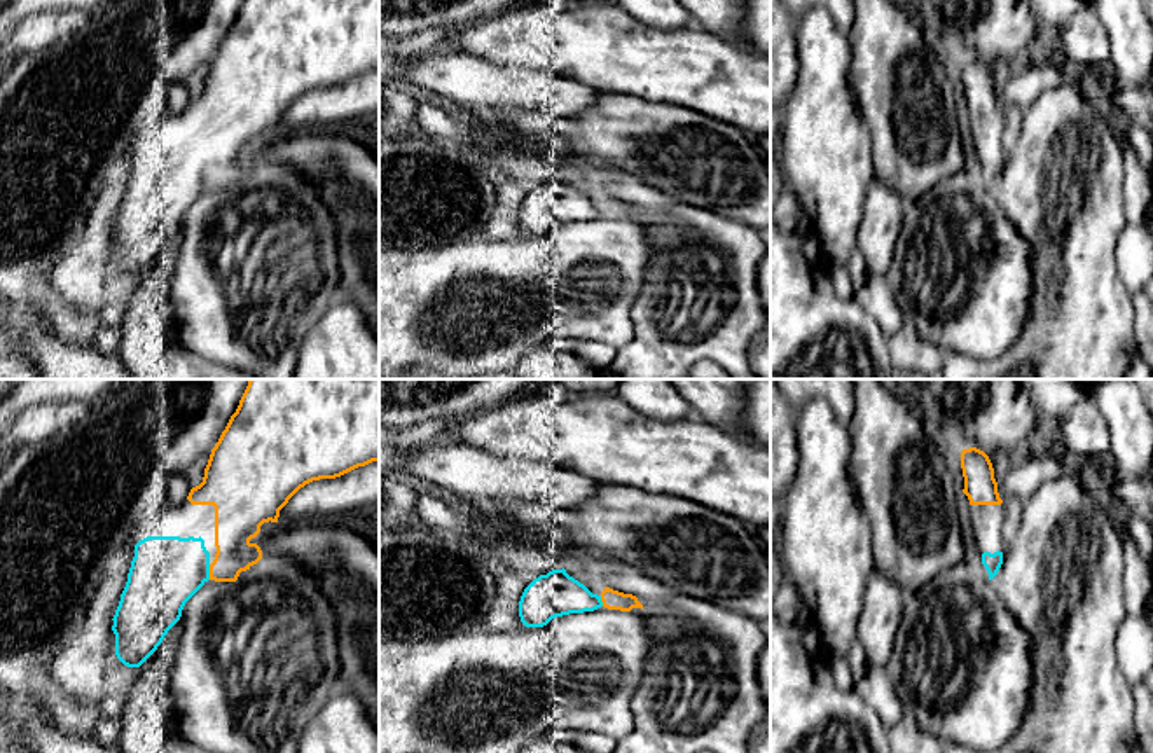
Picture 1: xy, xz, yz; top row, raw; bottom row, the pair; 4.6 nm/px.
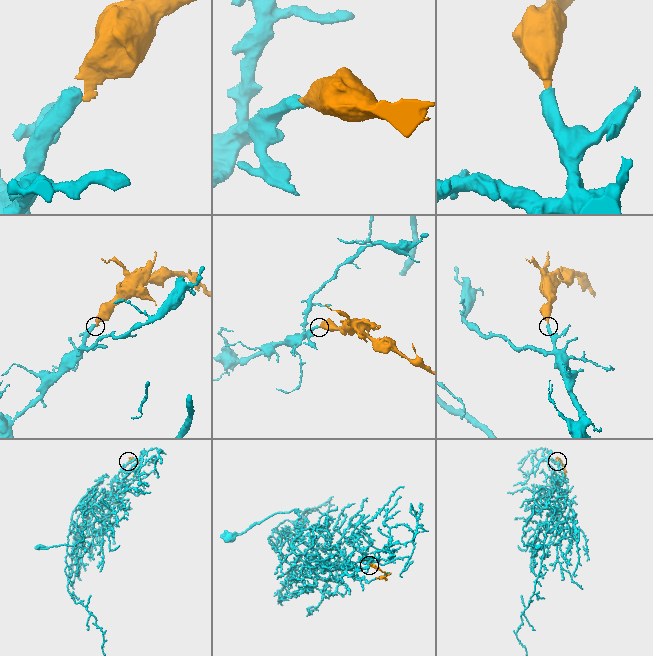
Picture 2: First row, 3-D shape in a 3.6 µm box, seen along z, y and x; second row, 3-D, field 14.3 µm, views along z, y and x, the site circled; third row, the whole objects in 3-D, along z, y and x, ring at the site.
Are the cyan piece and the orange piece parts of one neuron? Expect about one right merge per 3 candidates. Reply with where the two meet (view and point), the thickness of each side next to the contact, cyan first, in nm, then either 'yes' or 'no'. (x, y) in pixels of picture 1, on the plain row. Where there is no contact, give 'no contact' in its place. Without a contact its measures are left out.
contact xy (208, 180); calibres 320 and 190 nm; yes

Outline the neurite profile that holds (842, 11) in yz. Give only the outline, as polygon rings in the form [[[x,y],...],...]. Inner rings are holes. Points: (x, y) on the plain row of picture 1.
[[[781,0],[790,14],[798,21],[807,10],[816,5],[826,9],[835,26],[849,35],[854,23],[854,0]]]

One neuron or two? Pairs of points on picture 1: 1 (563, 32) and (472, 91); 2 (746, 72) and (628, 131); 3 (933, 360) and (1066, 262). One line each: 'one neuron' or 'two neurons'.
1: two neurons
2: two neurons
3: one neuron

